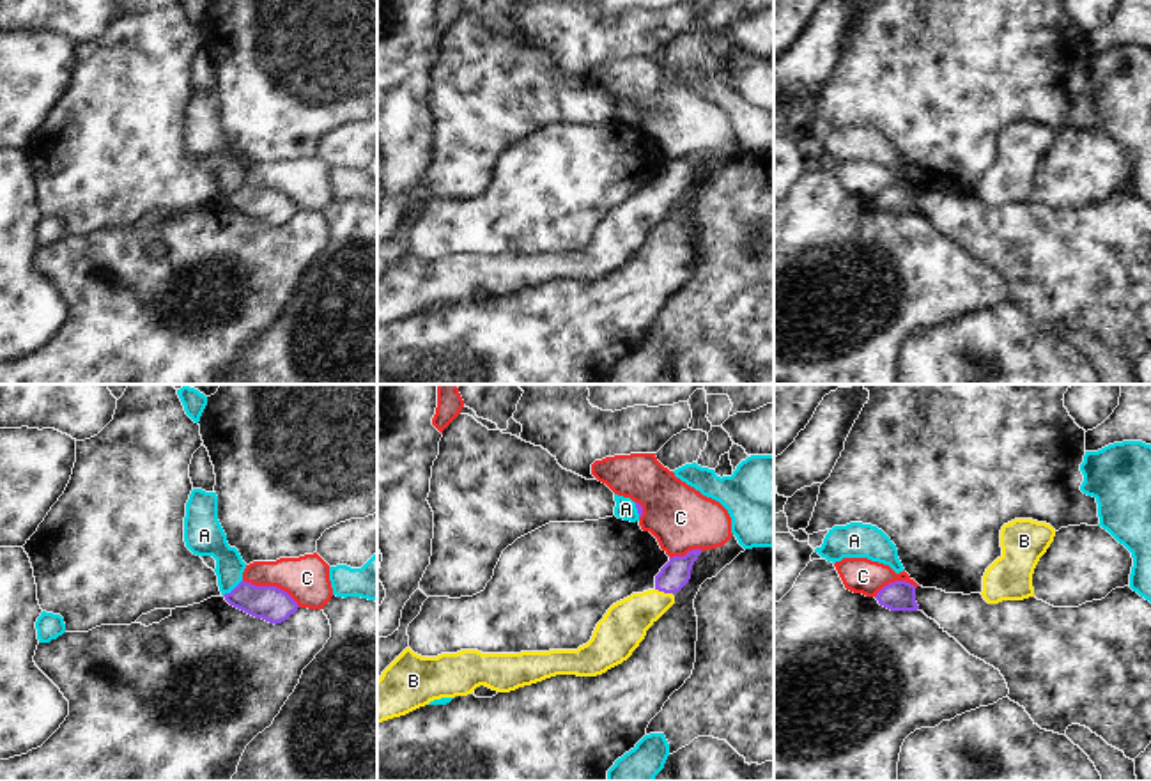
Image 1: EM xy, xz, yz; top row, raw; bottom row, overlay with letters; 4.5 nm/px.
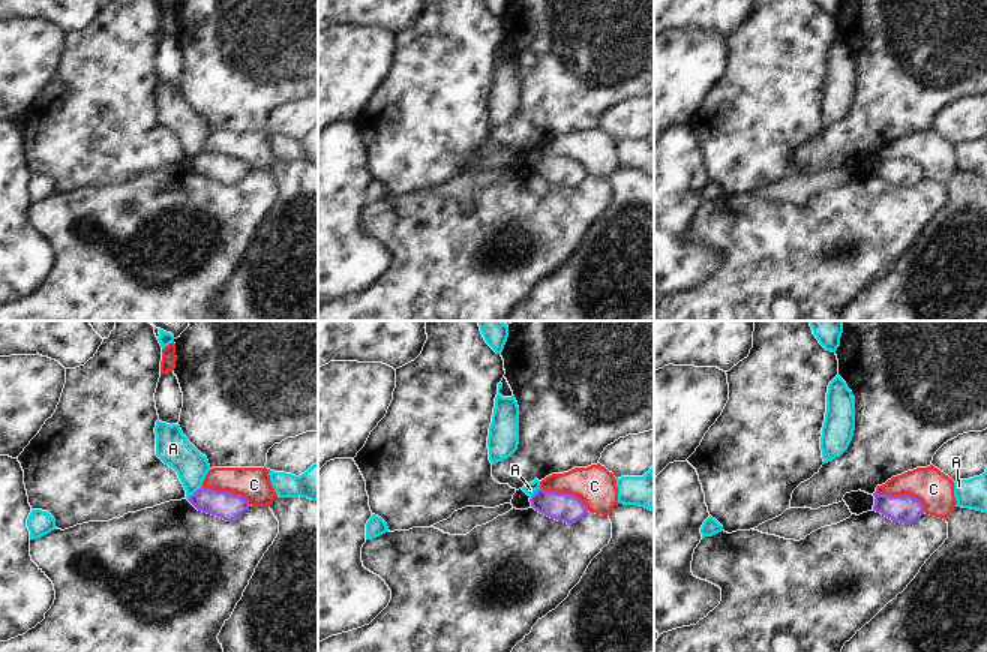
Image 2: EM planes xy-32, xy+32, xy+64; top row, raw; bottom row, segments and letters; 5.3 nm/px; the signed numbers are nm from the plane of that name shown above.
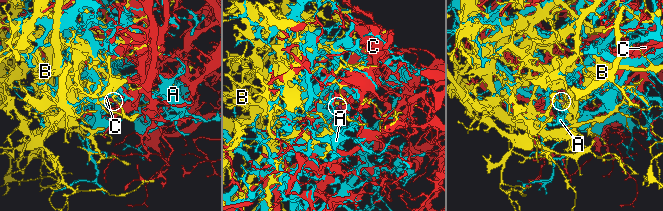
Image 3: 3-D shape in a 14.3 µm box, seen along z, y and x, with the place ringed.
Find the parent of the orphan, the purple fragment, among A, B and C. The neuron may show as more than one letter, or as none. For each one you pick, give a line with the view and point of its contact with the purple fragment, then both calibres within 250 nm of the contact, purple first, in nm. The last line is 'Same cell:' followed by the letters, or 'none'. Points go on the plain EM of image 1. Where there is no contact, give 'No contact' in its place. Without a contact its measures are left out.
B: Touches purple at xz (664, 195). Thickness 140 nm (purple) against 200 nm
Same cell: B

